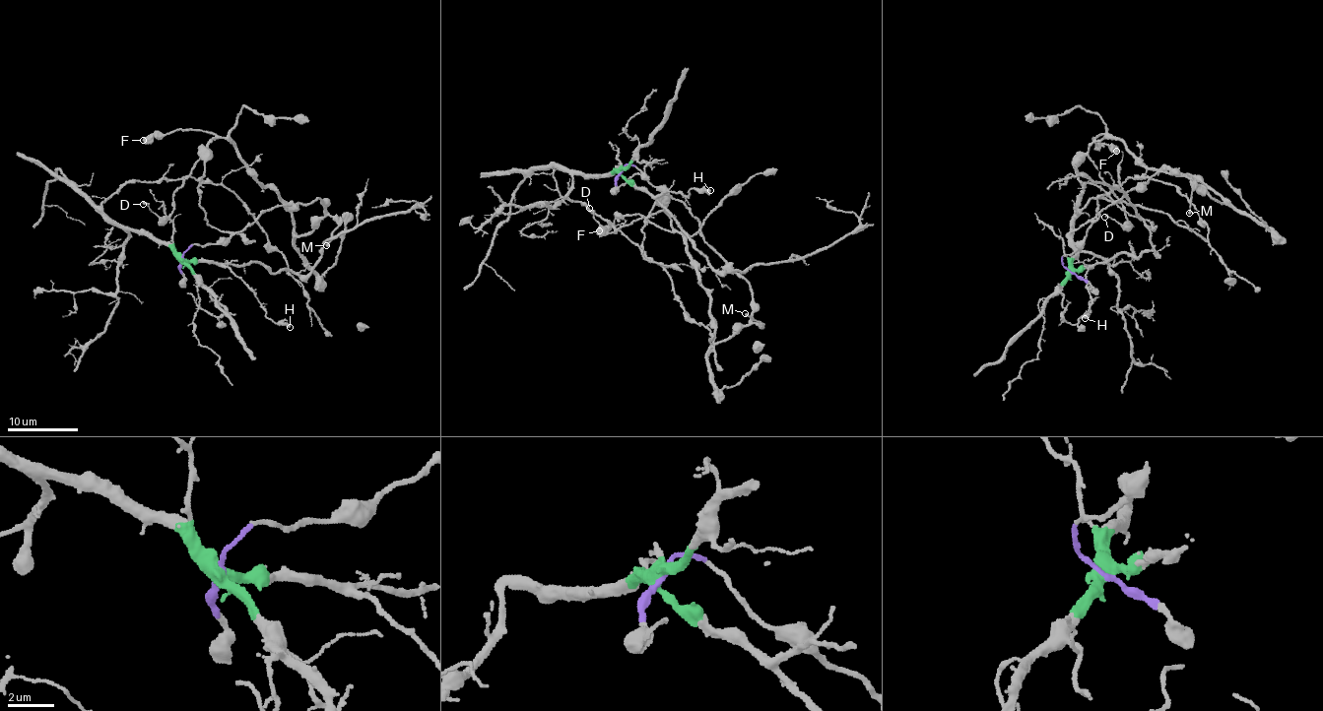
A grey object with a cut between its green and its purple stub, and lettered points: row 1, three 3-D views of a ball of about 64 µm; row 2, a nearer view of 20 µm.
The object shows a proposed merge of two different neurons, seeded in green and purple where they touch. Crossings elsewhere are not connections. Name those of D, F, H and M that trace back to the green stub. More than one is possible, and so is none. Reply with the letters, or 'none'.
H

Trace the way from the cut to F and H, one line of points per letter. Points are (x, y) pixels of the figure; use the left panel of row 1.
F: (181, 261), (266, 210), (324, 203), (312, 230), (295, 234), (292, 212), (229, 141), (177, 131), (143, 140)
H: (181, 261), (227, 266), (259, 302), (269, 318), (285, 321), (291, 327)

